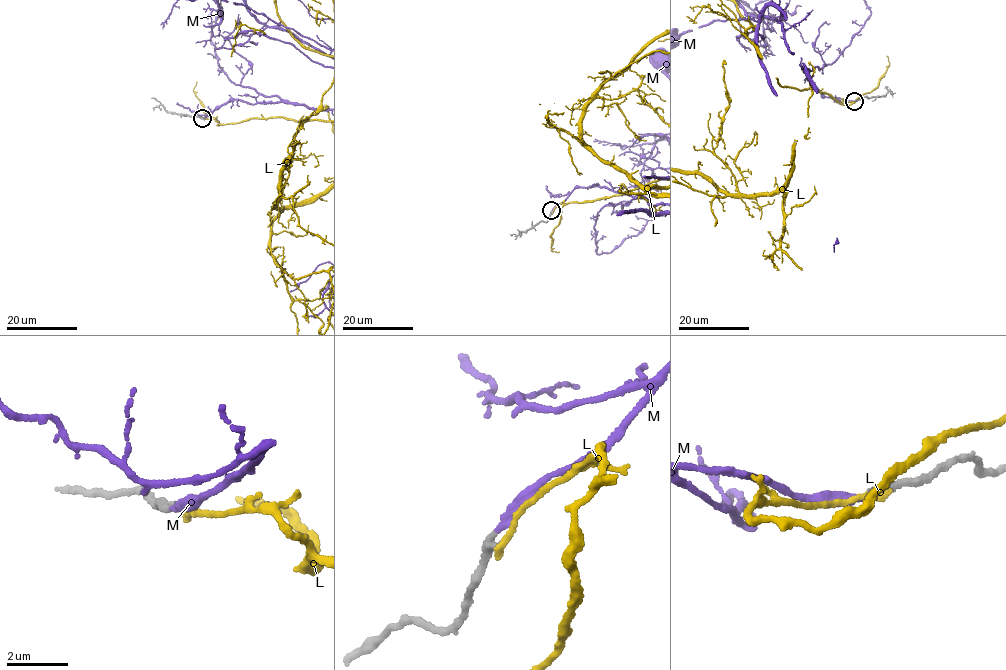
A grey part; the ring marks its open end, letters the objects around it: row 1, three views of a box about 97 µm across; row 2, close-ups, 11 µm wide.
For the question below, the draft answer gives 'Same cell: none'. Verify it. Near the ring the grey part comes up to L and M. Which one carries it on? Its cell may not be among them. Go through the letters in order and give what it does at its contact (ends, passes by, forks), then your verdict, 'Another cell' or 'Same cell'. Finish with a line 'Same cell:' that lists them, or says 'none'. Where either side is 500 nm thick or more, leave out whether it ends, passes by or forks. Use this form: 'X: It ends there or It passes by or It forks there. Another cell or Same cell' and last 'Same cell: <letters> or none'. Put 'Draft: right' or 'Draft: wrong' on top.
Draft: wrong
L: It ends there. Another cell
M: It ends there. Same cell
Same cell: M

